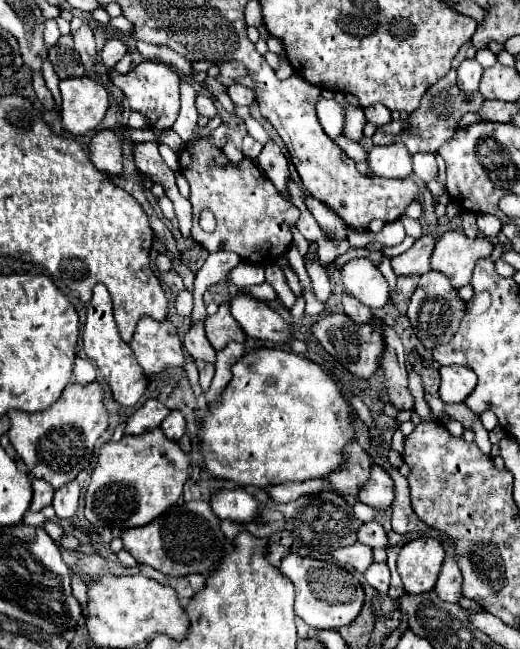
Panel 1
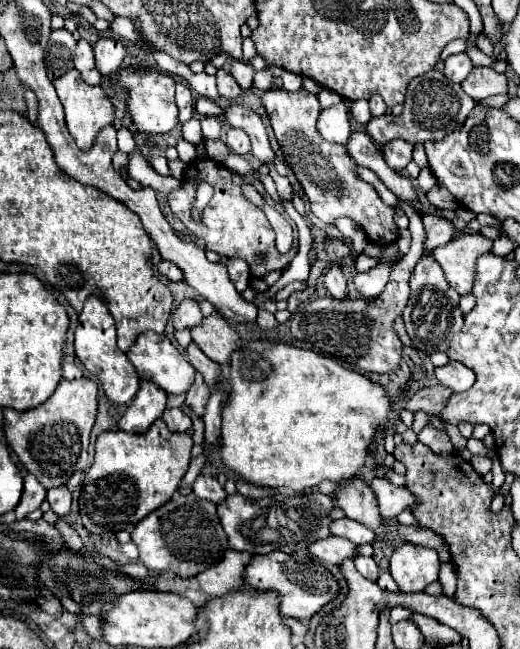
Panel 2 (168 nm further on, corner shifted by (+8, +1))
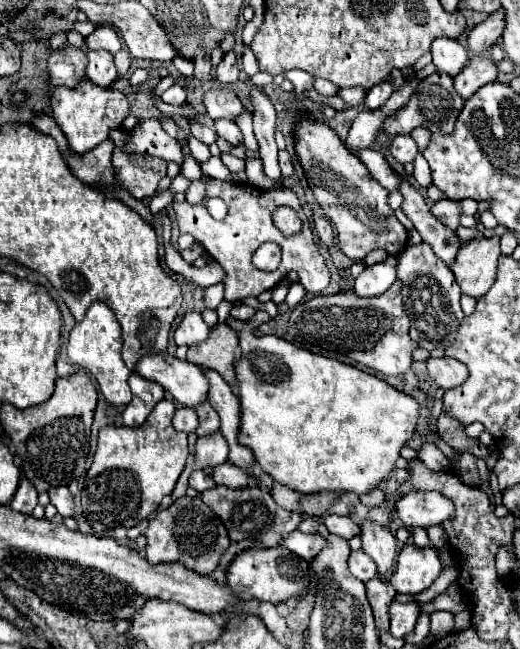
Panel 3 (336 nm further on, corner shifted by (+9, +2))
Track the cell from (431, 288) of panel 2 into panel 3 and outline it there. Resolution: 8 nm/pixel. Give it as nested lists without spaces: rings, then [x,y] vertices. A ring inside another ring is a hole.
[[[408,245],[398,257],[398,279],[402,281],[404,309],[410,319],[410,337],[422,349],[446,349],[460,329],[464,319],[460,307],[460,287],[442,259],[438,259],[430,245]]]

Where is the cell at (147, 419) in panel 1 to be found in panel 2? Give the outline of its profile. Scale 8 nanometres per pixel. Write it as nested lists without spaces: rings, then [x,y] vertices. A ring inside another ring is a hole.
[[[141,380],[133,402],[119,420],[119,428],[133,434],[145,432],[163,414],[165,404],[167,394],[151,380]]]

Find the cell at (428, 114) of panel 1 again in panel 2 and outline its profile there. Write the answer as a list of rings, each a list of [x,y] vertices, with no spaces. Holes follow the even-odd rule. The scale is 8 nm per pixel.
[[[433,70],[433,72],[413,78],[409,82],[403,112],[399,116],[385,114],[379,118],[371,118],[367,122],[367,134],[379,146],[383,146],[395,138],[407,140],[411,144],[443,140],[449,132],[455,130],[457,124],[461,124],[471,114],[473,106],[475,106],[475,100],[471,96],[467,96],[459,84],[447,80],[447,76],[443,76],[443,72]]]

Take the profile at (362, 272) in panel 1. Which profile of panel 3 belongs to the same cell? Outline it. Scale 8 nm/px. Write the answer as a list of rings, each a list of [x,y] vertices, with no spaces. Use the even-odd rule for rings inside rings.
[[[388,255],[384,261],[380,261],[372,267],[366,267],[356,277],[354,291],[360,297],[382,295],[396,281],[396,265],[398,265],[398,255]]]

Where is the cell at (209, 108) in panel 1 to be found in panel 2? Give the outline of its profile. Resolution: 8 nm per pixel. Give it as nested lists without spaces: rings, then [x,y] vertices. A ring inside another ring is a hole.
[[[203,118],[201,128],[203,128],[203,138],[209,138],[209,140],[221,138],[221,120],[219,118]]]

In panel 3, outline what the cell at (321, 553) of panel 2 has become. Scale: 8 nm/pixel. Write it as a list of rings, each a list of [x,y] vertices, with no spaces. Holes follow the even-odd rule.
[[[294,531],[282,541],[282,545],[300,555],[302,559],[312,561],[326,547],[326,539],[322,535],[304,535],[300,531]]]

